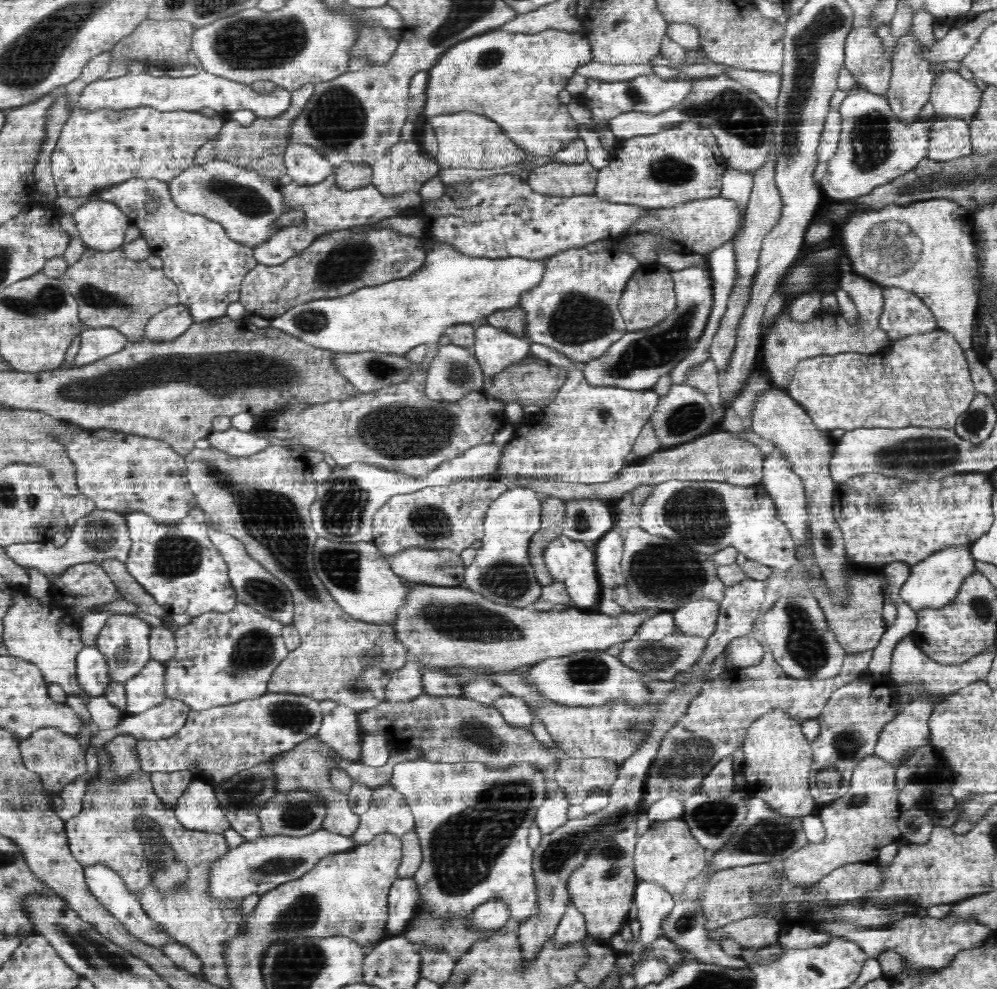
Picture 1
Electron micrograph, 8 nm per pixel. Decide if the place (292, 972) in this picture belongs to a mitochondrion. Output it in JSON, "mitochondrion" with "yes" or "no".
{"mitochondrion":"yes"}

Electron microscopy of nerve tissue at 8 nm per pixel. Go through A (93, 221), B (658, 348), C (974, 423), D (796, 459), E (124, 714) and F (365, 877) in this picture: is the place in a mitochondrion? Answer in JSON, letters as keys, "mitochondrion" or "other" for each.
{"A":"other","B":"mitochondrion","C":"mitochondrion","D":"other","E":"other","F":"other"}

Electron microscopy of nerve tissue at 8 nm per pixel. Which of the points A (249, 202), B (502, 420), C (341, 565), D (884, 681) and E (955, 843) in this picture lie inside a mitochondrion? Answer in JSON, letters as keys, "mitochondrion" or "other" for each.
{"A":"mitochondrion","B":"other","C":"mitochondrion","D":"other","E":"other"}

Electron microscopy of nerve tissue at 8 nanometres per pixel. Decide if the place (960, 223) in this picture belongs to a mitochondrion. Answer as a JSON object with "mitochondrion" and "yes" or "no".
{"mitochondrion":"no"}

